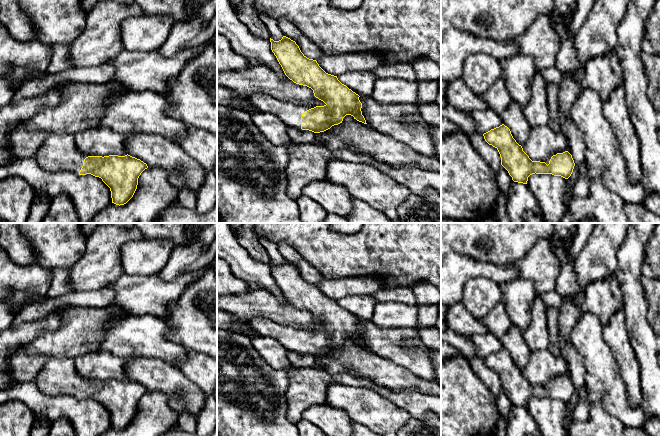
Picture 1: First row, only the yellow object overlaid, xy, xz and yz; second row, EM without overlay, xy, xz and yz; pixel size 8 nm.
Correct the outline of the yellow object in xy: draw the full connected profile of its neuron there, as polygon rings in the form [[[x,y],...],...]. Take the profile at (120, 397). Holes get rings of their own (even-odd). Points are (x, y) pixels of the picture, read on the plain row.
[[[53,356],[33,382],[39,391],[51,397],[73,396],[99,401],[110,412],[112,427],[126,428],[134,419],[138,402],[147,388],[130,379],[86,380],[79,376],[73,358]]]

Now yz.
[[[504,348],[483,358],[485,365],[495,371],[501,381],[501,389],[508,395],[514,406],[527,408],[532,398],[552,398],[568,403],[575,387],[568,375],[558,375],[545,386],[532,385],[513,362]]]

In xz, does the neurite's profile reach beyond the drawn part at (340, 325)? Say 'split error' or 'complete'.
split error

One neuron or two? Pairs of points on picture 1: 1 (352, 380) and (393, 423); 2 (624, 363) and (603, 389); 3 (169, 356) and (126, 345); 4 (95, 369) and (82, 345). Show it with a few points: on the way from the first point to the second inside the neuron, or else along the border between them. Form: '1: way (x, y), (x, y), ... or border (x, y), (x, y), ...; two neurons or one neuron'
1: border (335, 382), (352, 386), (366, 386), (380, 394); two neurons
2: border (610, 347), (627, 391); two neurons
3: way (158, 345), (137, 345); one neuron
4: border (96, 350), (77, 355), (73, 358); two neurons

